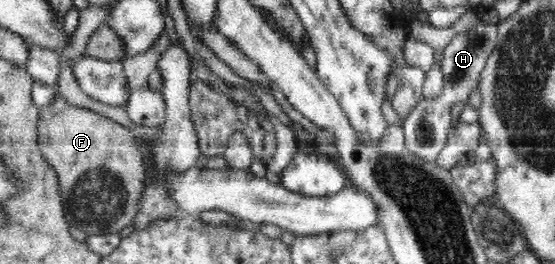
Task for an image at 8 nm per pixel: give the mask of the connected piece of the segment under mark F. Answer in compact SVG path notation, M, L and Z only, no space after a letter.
M56 89L56 97L48 103L48 106L41 108L39 111L38 119L38 146L40 146L40 152L44 157L44 160L56 171L59 180L59 191L61 201L63 202L65 222L70 226L78 227L78 230L84 232L87 235L100 235L100 233L112 234L120 233L122 229L130 226L134 223L135 213L138 212L138 203L142 199L142 191L144 191L144 181L146 181L145 170L145 157L140 150L140 144L136 144L136 138L134 134L130 132L130 129L116 123L116 121L100 115L85 107L76 107L70 105L64 100L60 99L59 93Z

